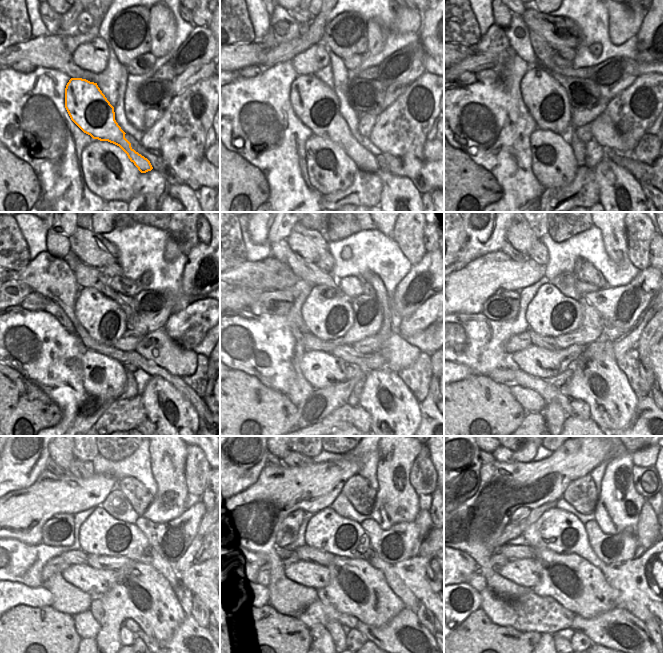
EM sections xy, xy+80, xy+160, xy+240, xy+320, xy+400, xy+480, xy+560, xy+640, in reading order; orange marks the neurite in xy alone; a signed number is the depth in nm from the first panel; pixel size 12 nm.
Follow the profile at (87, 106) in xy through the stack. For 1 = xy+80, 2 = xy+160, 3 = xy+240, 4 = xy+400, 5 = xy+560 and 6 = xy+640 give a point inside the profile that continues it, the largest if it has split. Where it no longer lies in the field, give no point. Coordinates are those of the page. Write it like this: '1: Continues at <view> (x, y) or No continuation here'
1: Continues at xy+80 (316, 104)
2: Continues at xy+160 (546, 99)
3: Continues at xy+240 (104, 320)
4: Continues at xy+400 (550, 313)
5: Continues at xy+560 (326, 530)
6: Continues at xy+640 (560, 531)

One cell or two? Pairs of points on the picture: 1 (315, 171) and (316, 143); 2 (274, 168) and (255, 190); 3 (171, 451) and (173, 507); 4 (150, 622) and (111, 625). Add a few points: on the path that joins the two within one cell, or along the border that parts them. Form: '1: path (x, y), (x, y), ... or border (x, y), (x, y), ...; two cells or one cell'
1: path (315, 164), (315, 150); one cell
2: border (249, 161), (268, 184), (266, 201); two cells
3: path (170, 465), (170, 493); one cell
4: path (140, 613), (123, 613), (121, 615); one cell

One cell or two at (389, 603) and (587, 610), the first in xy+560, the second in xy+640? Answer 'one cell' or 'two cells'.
one cell

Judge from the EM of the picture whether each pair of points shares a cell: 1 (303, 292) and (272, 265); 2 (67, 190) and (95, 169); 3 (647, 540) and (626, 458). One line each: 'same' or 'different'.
1: different
2: different
3: same

